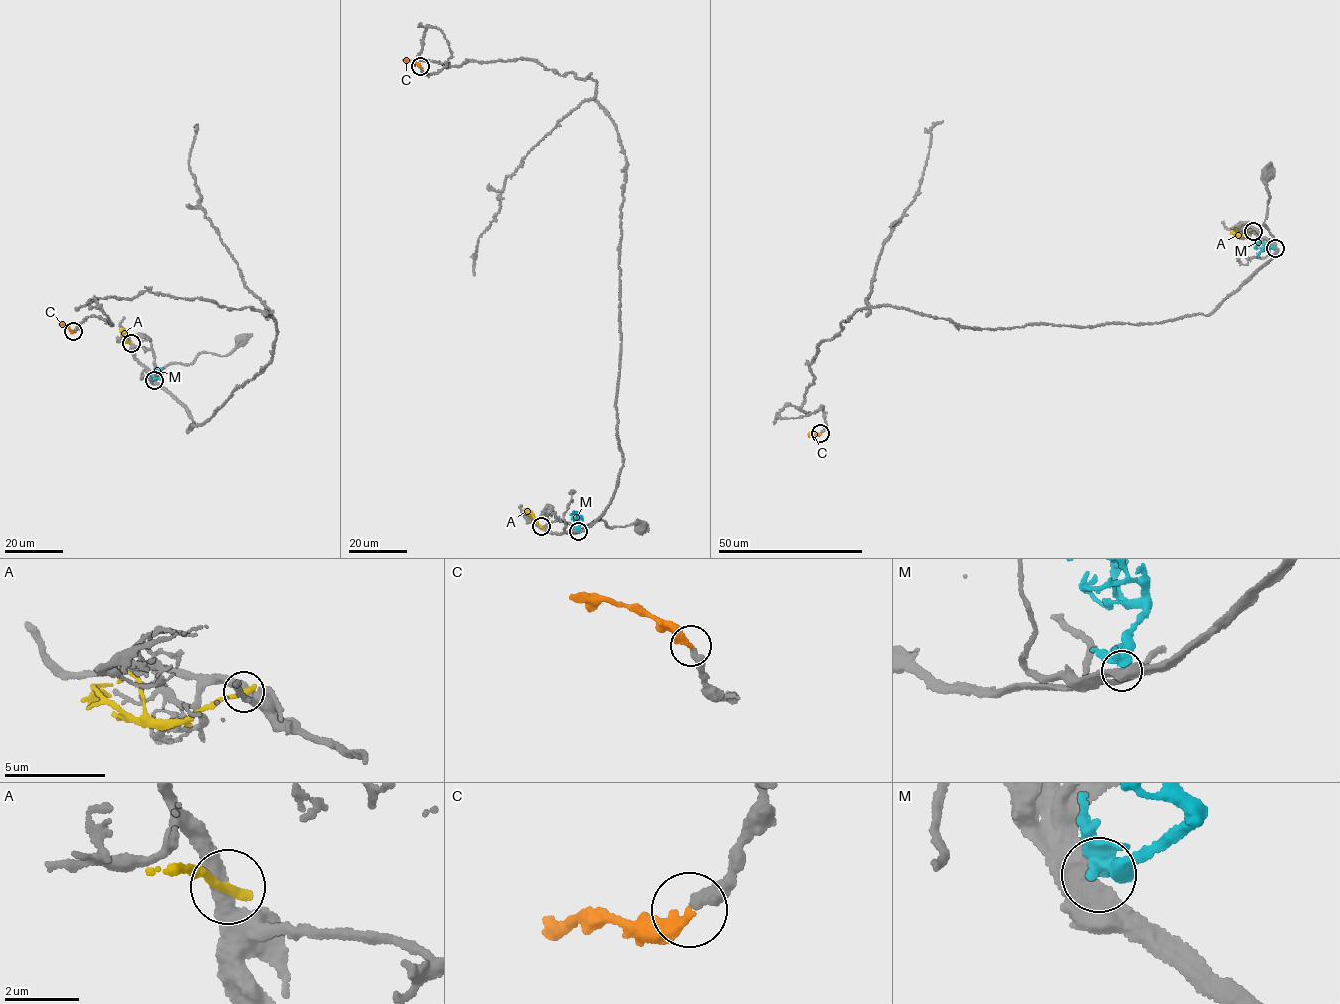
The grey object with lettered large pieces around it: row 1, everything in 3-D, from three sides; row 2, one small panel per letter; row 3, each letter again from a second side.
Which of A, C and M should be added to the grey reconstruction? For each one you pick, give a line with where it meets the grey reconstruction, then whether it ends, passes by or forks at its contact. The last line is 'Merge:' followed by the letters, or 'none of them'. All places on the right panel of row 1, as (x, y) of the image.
C: Touches grey at (820, 433). It ends there
Merge: C

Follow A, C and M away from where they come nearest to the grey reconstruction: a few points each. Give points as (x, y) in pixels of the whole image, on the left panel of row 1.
A: (131, 343), (119, 328)
C: (73, 331), (59, 323)
M: (154, 380), (161, 375), (160, 368), (152, 371)

